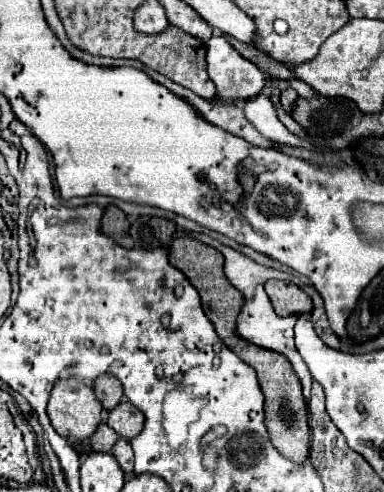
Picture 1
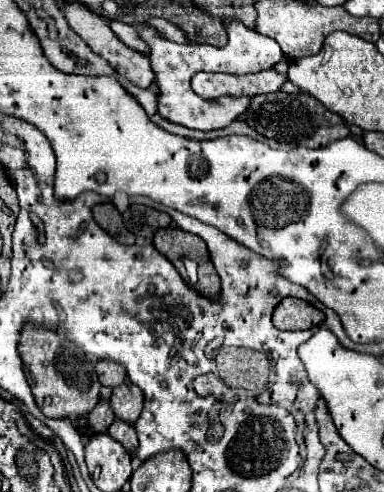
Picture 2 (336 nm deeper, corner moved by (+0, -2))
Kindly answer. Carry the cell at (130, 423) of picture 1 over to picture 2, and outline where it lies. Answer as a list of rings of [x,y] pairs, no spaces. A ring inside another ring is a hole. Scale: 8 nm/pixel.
[[[123,383],[119,387],[113,387],[111,407],[117,419],[125,423],[135,423],[143,409],[143,391],[133,383]]]

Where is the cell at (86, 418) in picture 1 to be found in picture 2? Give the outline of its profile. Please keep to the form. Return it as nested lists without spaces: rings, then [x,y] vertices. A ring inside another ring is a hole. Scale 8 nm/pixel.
[[[27,323],[21,331],[19,353],[23,359],[23,373],[27,375],[35,403],[43,415],[53,419],[79,417],[87,415],[97,405],[101,383],[95,373],[95,363],[89,361],[69,337],[43,325]]]

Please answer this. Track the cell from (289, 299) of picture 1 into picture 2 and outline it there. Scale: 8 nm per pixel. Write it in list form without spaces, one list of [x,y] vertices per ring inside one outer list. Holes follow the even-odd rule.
[[[291,297],[283,299],[281,305],[273,311],[273,325],[285,331],[311,329],[311,327],[321,325],[323,321],[325,321],[325,315],[319,309]]]

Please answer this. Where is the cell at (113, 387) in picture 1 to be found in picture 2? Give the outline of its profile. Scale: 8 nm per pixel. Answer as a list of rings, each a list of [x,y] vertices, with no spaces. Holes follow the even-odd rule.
[[[101,359],[97,363],[97,375],[99,375],[99,381],[105,385],[105,387],[117,387],[125,381],[127,373],[125,373],[125,367],[121,367],[117,361],[109,361],[109,359]]]

